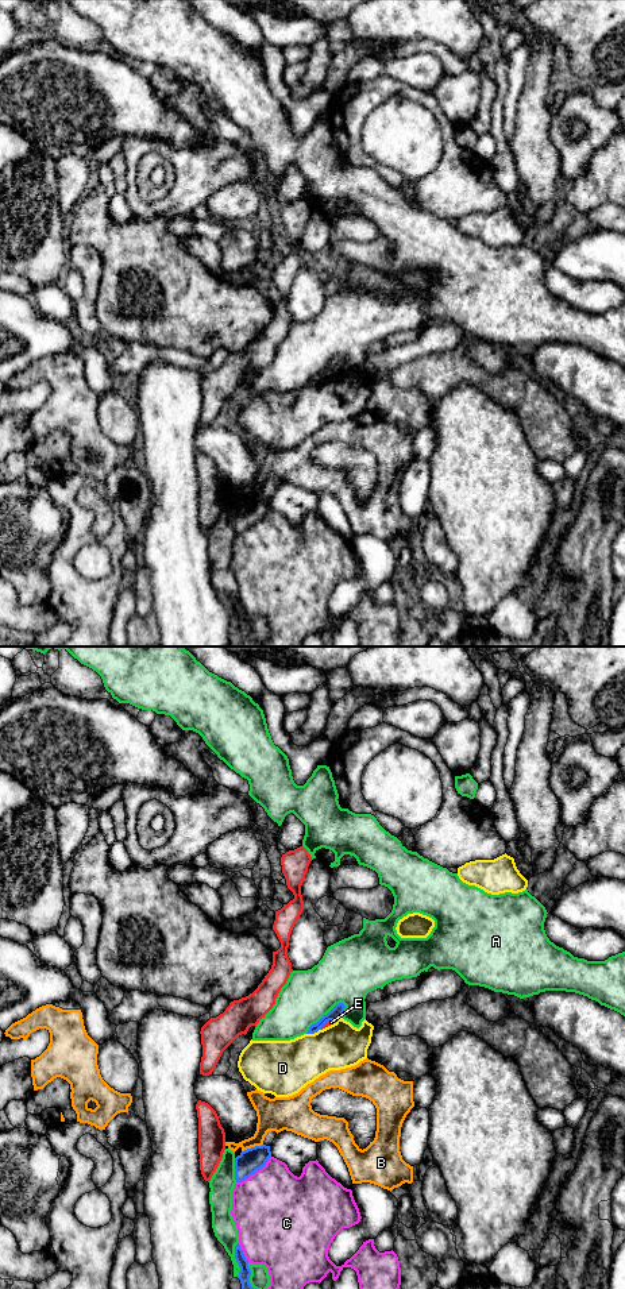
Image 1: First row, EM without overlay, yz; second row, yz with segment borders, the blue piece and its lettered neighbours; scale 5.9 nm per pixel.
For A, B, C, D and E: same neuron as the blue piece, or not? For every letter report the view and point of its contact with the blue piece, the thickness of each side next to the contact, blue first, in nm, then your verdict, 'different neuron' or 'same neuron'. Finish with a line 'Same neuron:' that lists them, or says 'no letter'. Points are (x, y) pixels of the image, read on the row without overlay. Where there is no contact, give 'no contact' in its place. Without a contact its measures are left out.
A: yz (324, 367) | 80/300 nm | different neuron
B: yz (251, 500) | 140/190 nm | different neuron
C: yz (254, 524) | 140/480 nm | different neuron
D: yz (313, 385) | 80/300 nm | different neuron
E: yz (327, 373) | 80/30 nm | different neuron
Same neuron: no letter

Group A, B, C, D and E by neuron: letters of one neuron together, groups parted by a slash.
A / B / C / D / E

